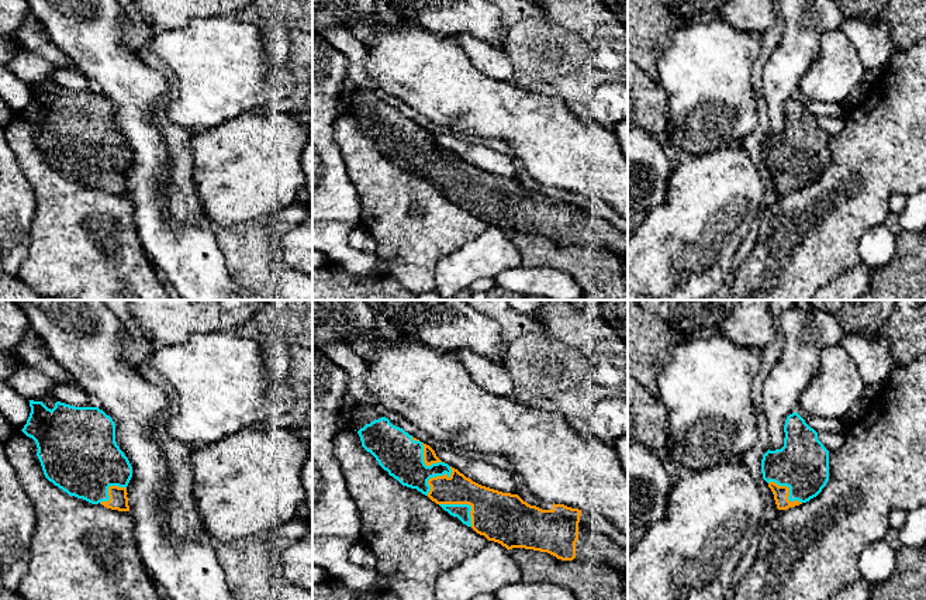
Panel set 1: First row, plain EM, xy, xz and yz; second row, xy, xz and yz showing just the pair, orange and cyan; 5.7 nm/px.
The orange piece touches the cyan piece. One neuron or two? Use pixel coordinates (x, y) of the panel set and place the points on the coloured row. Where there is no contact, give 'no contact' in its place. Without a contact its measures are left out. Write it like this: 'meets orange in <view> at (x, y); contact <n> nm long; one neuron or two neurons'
meets orange in xz at (465, 503); contact 240 nm long; one neuron

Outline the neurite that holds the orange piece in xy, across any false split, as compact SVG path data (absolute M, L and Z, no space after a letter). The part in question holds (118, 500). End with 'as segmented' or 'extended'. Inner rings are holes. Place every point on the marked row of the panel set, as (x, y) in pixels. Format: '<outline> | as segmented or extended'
M30 400L30 407L30 417L21 431L35 441L45 477L69 496L129 511L127 486L132 466L115 442L113 418L99 407L75 407L61 401L51 410L42 401Z | extended

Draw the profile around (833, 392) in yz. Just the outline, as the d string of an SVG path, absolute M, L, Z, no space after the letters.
M842 345L820 355L820 369L805 389L799 407L809 415L843 420L864 396L865 383Z

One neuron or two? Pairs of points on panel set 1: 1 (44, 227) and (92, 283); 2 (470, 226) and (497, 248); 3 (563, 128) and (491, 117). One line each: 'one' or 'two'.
1: one
2: two
3: one

